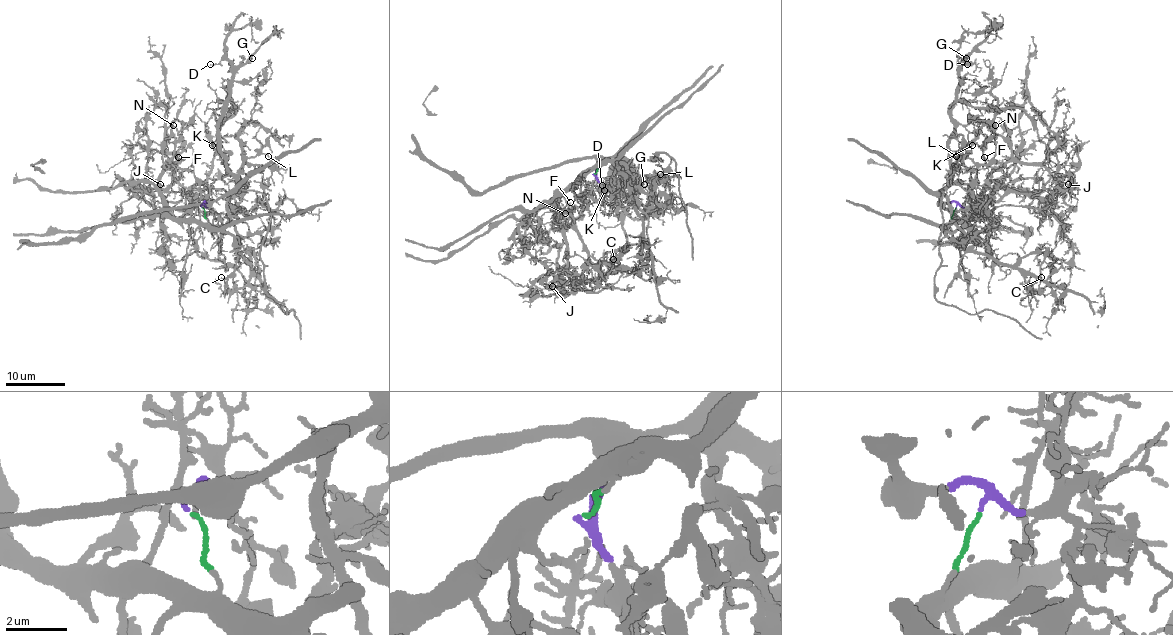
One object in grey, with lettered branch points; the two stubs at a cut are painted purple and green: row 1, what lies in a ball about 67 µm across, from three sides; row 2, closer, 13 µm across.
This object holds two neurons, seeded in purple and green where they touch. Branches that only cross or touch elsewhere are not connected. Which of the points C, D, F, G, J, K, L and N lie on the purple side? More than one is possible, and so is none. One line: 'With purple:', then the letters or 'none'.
With purple: D, G, K, L

